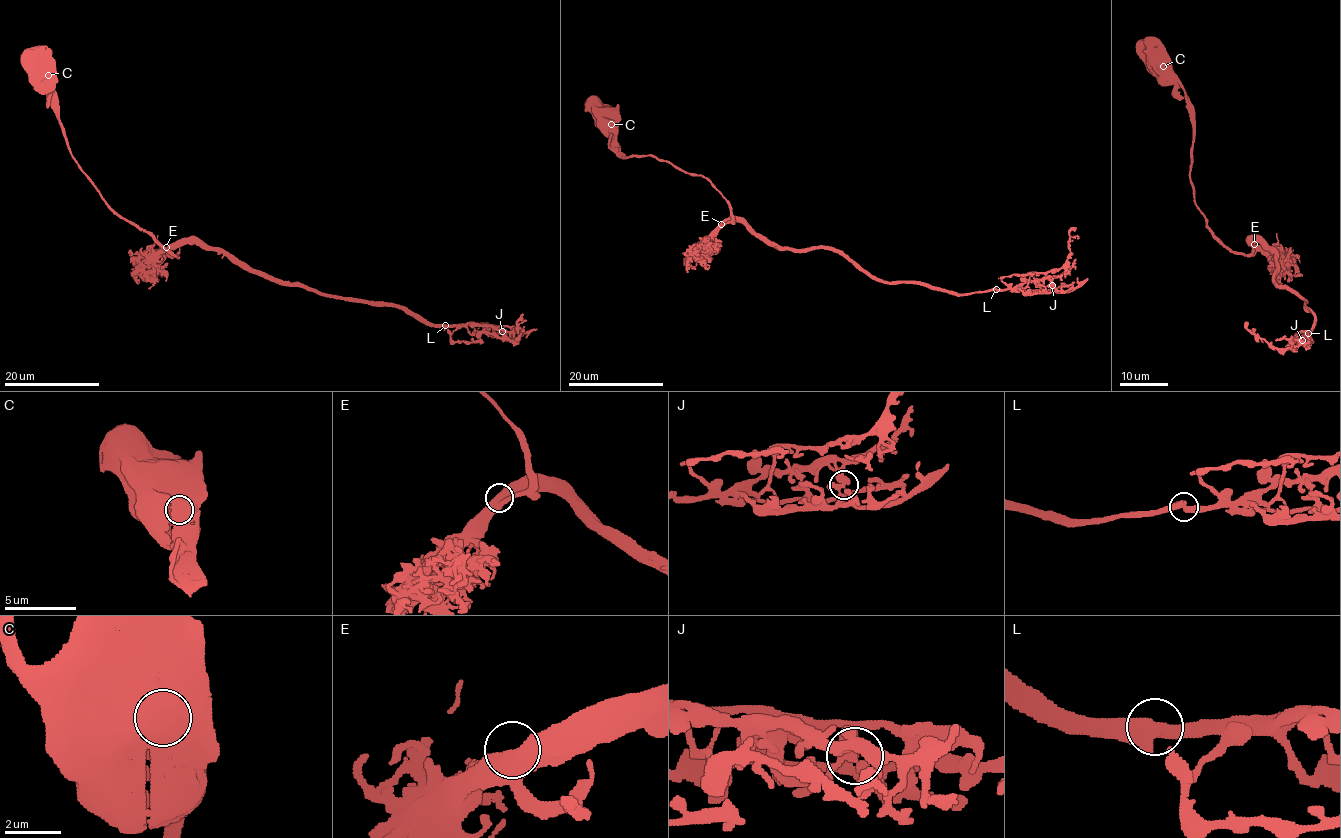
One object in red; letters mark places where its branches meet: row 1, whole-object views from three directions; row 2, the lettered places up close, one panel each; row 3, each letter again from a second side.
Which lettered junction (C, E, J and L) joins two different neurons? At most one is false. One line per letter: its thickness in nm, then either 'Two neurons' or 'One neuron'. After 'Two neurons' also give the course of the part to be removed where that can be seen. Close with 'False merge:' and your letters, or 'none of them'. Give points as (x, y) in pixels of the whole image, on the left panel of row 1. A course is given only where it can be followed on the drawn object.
C: Thickness 700 nm. One neuron
E: Thickness 550 nm. One neuron
J: Thickness 300 nm. One neuron
L: Thickness 500 nm. One neuron
False merge: none of them

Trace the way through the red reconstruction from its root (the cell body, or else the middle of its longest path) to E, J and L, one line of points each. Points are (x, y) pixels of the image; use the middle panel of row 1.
E: (607, 117), (624, 156), (655, 156), (705, 177), (728, 204), (732, 219), (721, 224)
J: (607, 117), (624, 156), (705, 177), (733, 221), (781, 247), (831, 248), (882, 280), (959, 294), (1052, 285)
L: (607, 117), (624, 156), (655, 156), (705, 177), (733, 221), (781, 247), (831, 248), (890, 283), (995, 289)

